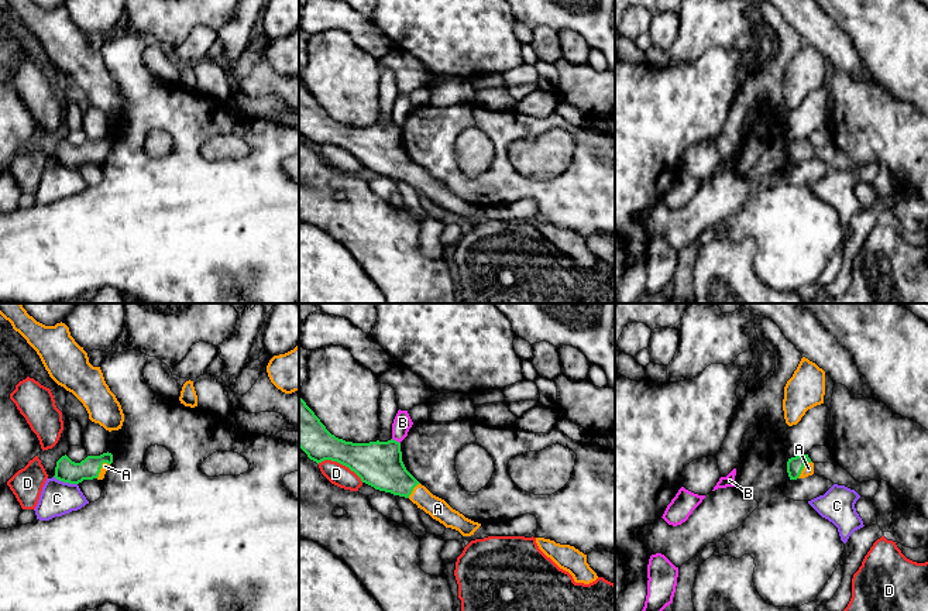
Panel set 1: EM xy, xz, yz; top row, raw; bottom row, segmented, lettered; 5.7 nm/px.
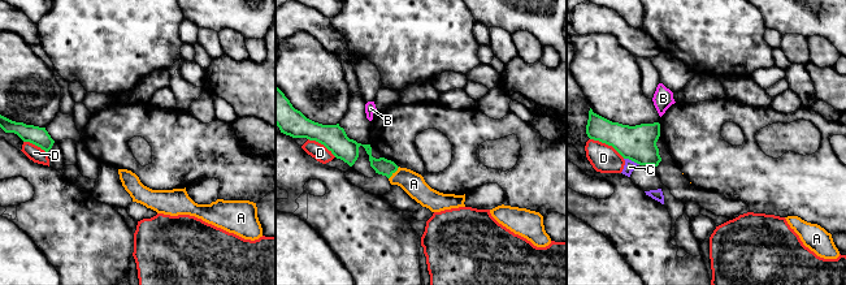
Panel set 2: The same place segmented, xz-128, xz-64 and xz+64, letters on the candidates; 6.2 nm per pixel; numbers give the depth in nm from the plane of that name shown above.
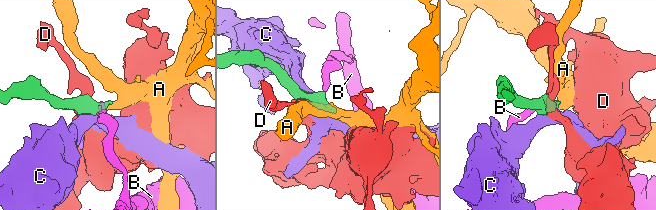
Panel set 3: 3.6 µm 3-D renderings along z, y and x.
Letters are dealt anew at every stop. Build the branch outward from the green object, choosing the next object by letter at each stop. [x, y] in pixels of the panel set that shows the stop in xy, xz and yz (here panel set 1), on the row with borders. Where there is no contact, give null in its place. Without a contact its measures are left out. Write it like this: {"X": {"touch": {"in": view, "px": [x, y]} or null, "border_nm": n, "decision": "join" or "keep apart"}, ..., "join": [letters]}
{"A": {"touch": {"in": "yz", "px": [803, 467]}, "border_nm": 130, "decision": "join"}, "B": {"touch": {"in": "xz", "px": [395, 440]}, "border_nm": 60, "decision": "keep apart"}, "C": {"touch": {"in": "xy", "px": [65, 481]}, "border_nm": 140, "decision": "keep apart"}, "D": {"touch": {"in": "xz", "px": [340, 463]}, "border_nm": 280, "decision": "keep apart"}, "join": ["A"]}

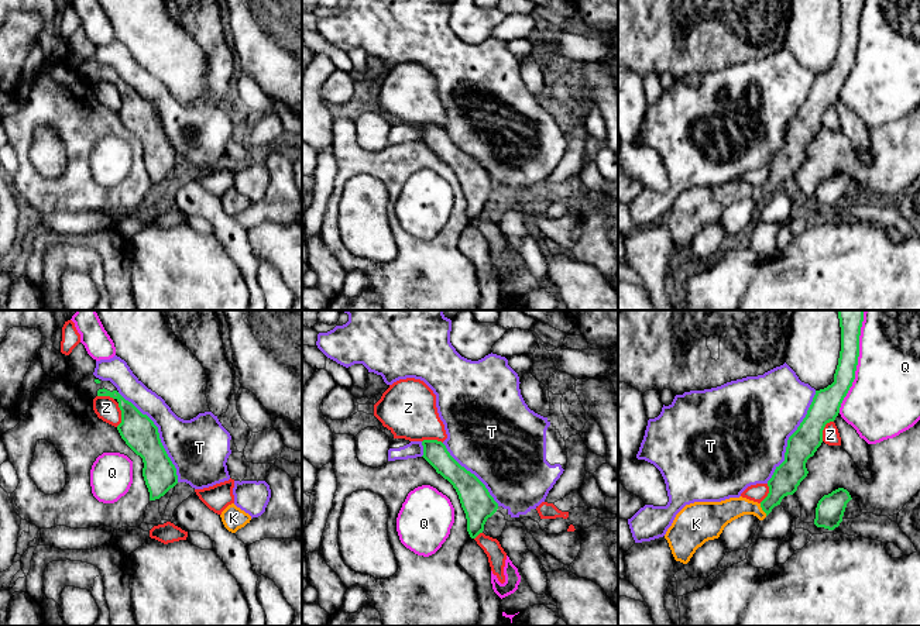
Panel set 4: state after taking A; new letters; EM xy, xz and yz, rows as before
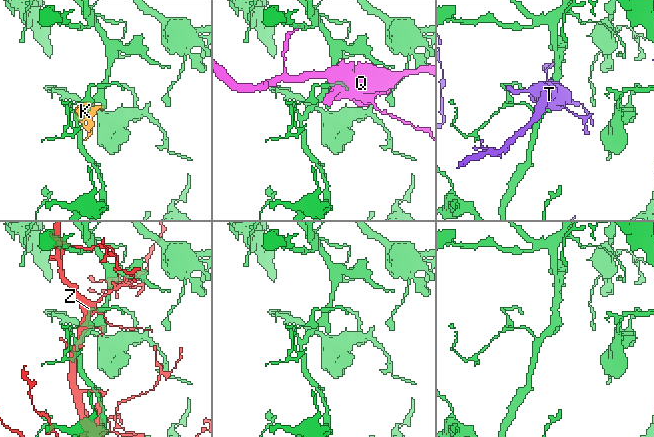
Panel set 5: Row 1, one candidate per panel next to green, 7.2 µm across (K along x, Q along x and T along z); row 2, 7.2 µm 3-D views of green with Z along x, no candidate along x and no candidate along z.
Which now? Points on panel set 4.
{"K": {"touch": {"in": "yz", "px": [762, 509]}, "border_nm": 80, "decision": "join"}, "Q": {"touch": {"in": "yz", "px": [857, 361]}, "border_nm": 600, "decision": "keep apart"}, "T": {"touch": {"in": "xy", "px": [158, 434]}, "border_nm": 600, "decision": "keep apart"}, "Z": {"touch": {"in": "yz", "px": [823, 429]}, "border_nm": 140, "decision": "keep apart"}, "join": ["K"]}

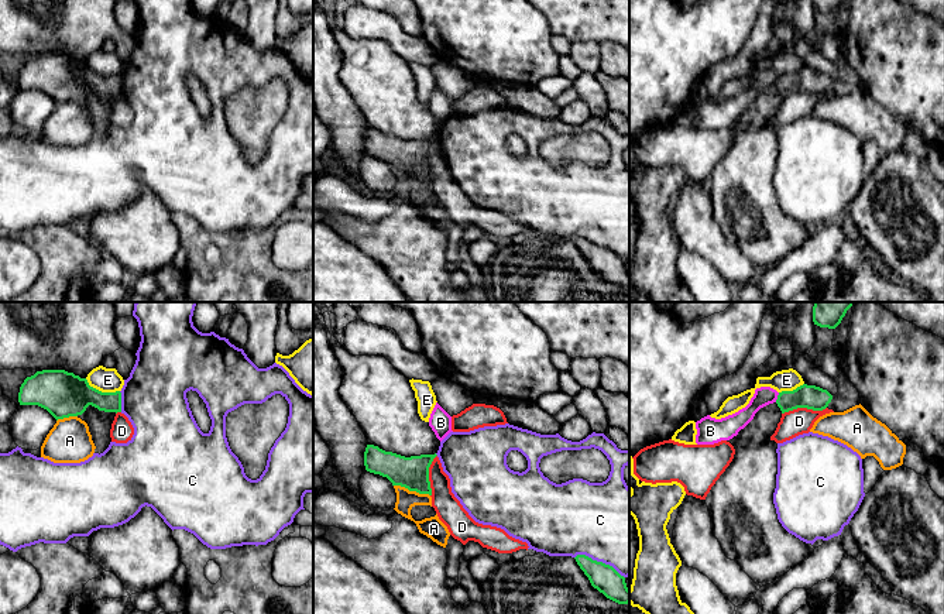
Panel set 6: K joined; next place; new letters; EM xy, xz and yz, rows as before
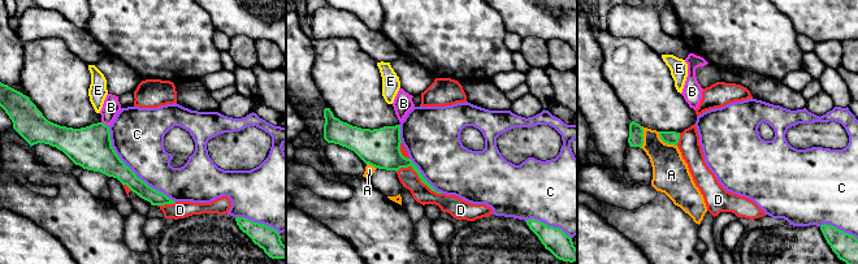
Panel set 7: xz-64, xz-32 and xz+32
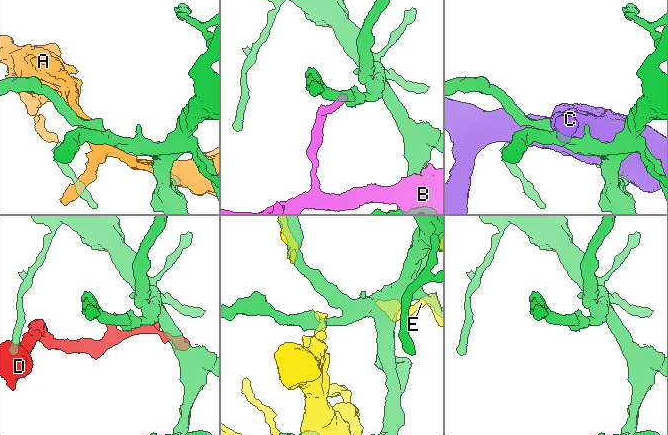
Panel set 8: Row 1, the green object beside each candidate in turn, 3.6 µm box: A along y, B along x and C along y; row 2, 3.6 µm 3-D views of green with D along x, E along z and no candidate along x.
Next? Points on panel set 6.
{"A": {"touch": {"in": "xz", "px": [412, 490]}, "border_nm": 220, "decision": "keep apart"}, "B": {"touch": {"in": "yz", "px": [778, 397]}, "border_nm": 60, "decision": "keep apart"}, "C": {"touch": {"in": "xz", "px": [600, 562]}, "border_nm": 320, "decision": "keep apart"}, "D": {"touch": {"in": "yz", "px": [803, 407]}, "border_nm": 260, "decision": "keep apart"}, "E": {"touch": {"in": "xy", "px": [100, 391]}, "border_nm": 220, "decision": "keep apart"}, "join": []}

